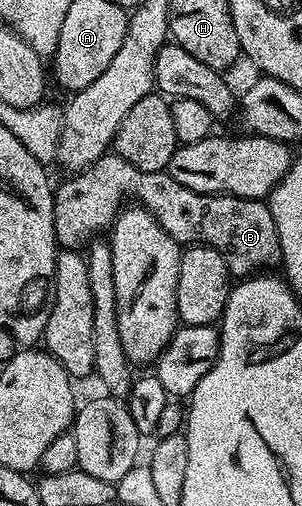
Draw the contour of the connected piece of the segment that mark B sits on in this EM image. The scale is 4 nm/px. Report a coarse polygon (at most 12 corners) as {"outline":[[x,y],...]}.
{"outline":[[108,151],[54,190],[63,249],[114,225],[126,197],[236,278],[278,266],[266,200],[198,193]]}

